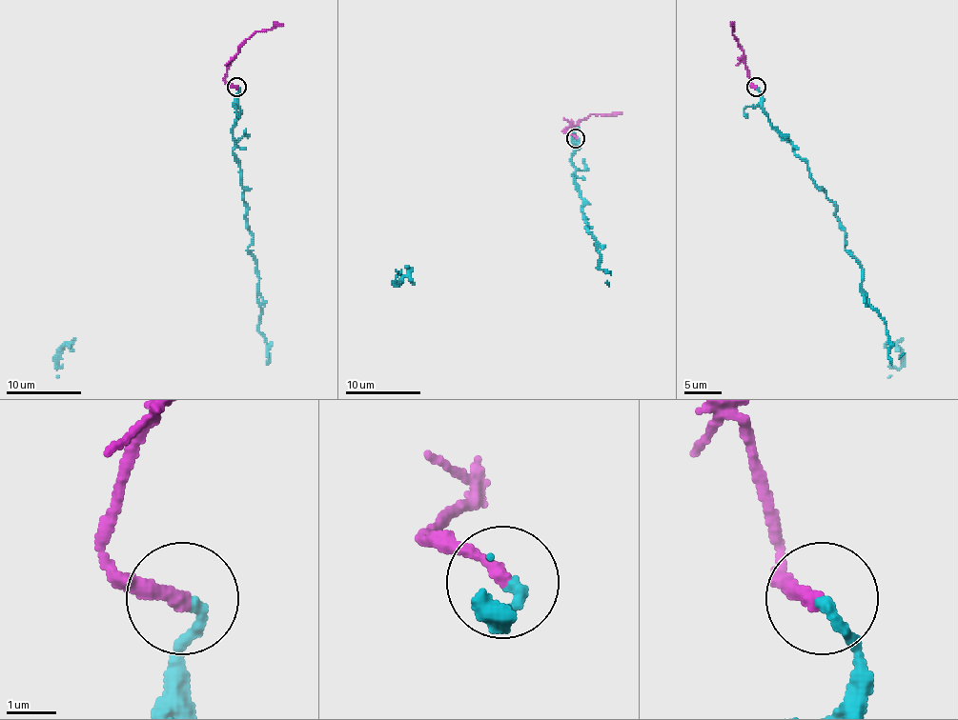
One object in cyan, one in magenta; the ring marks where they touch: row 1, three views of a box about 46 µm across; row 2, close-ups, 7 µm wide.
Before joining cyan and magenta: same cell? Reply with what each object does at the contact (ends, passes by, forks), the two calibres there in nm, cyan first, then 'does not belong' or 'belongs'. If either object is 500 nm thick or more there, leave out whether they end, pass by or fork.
cyan ends; magenta ends; calibres 220 and 280 nm; belongs

